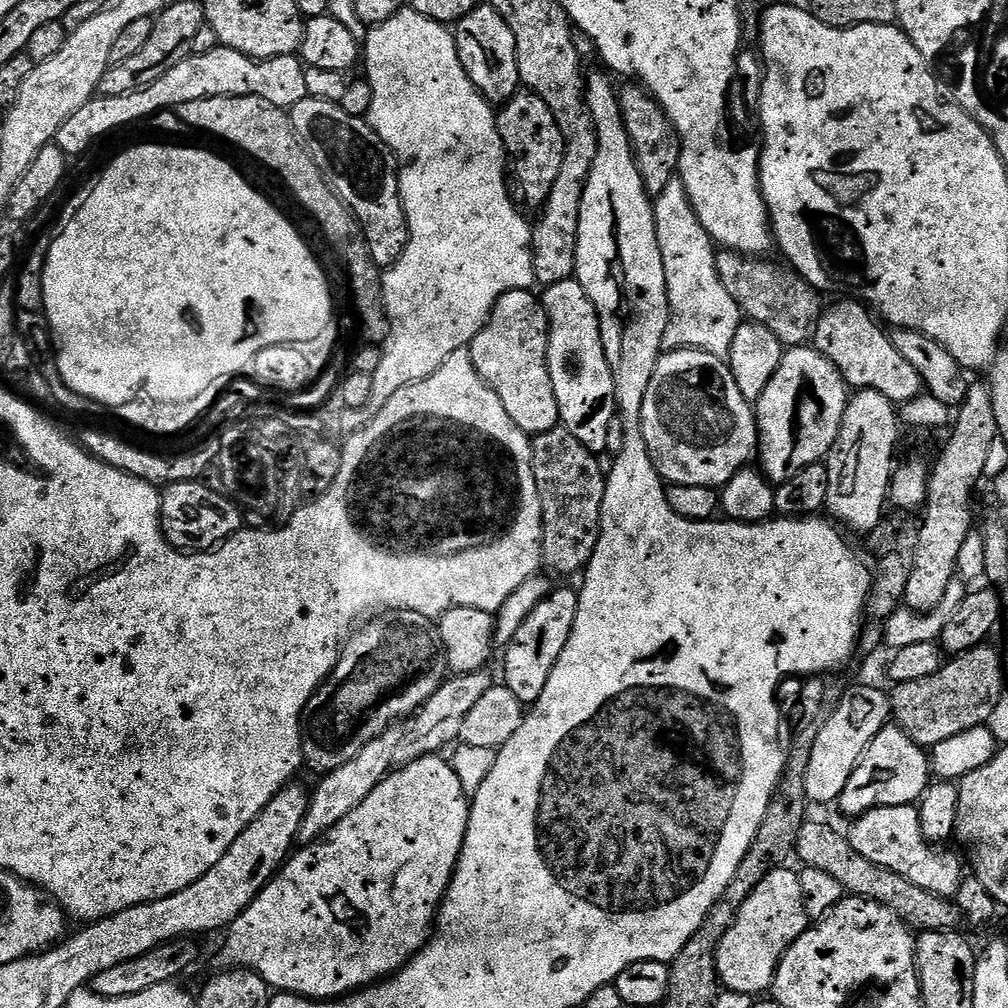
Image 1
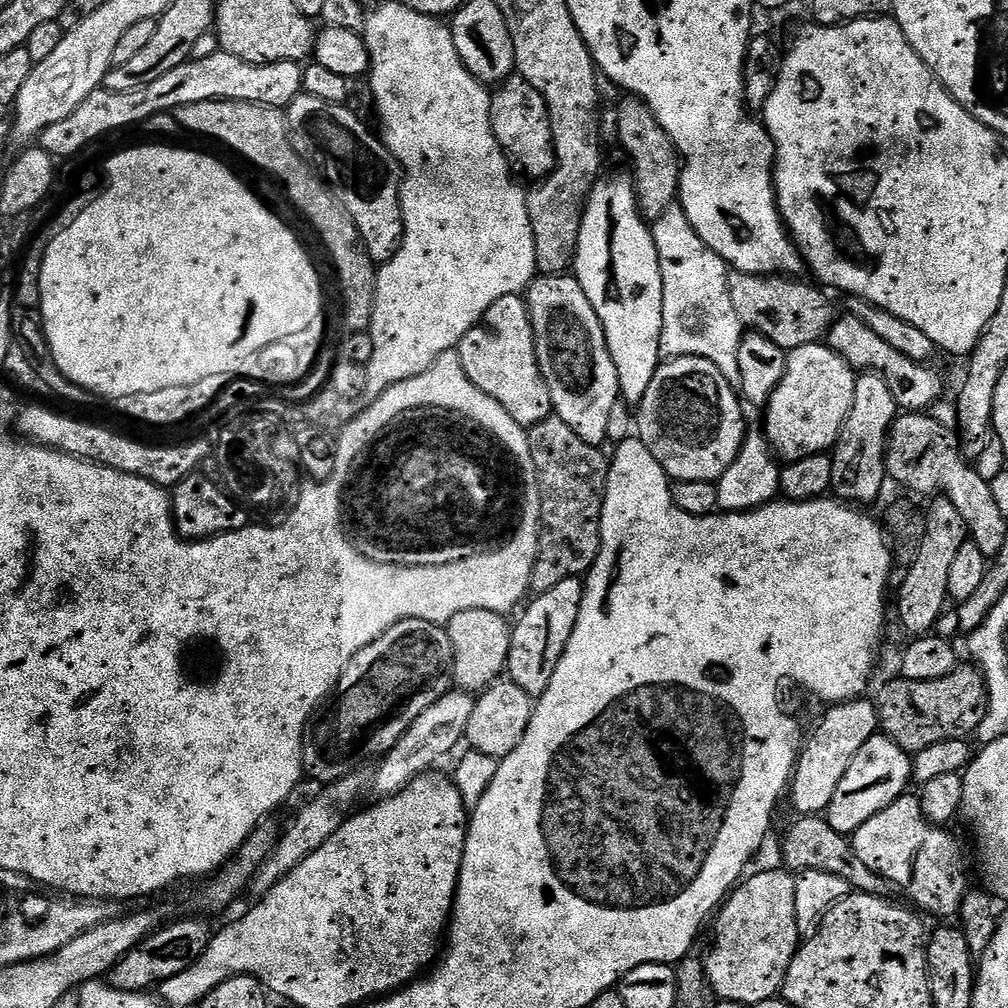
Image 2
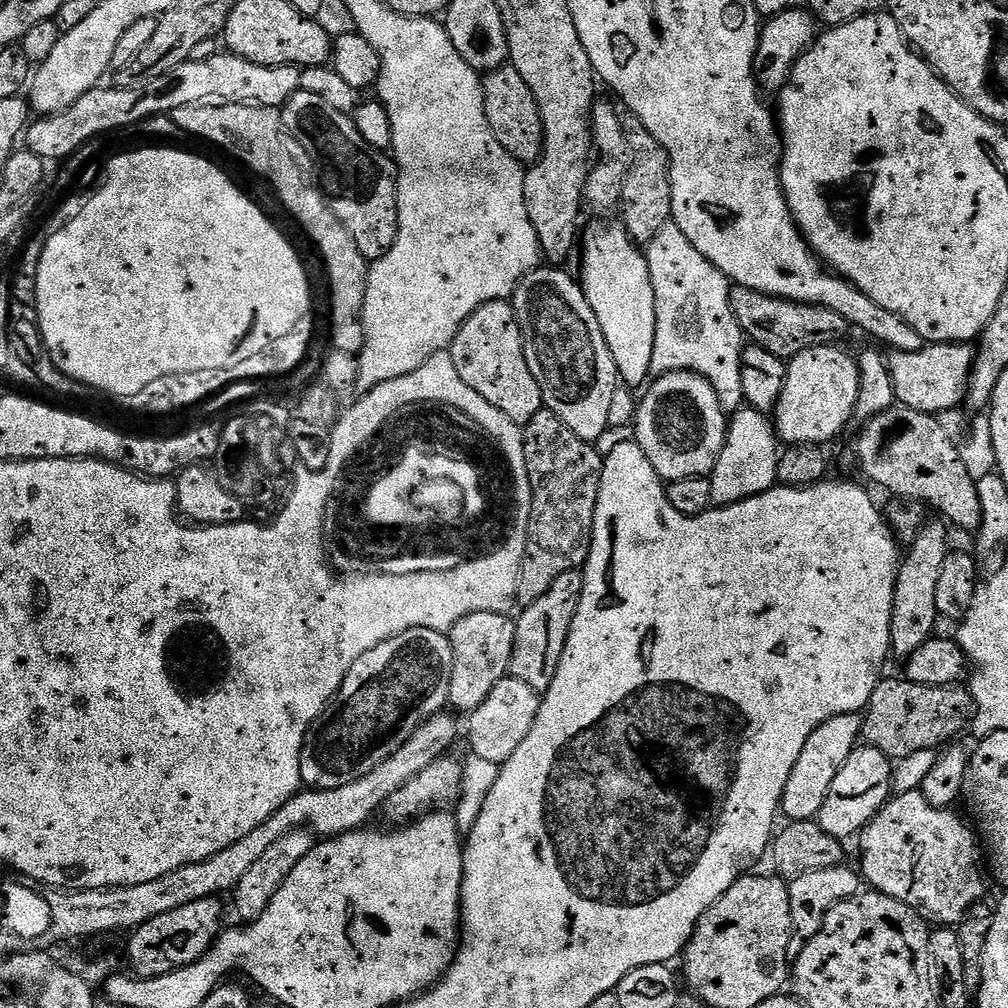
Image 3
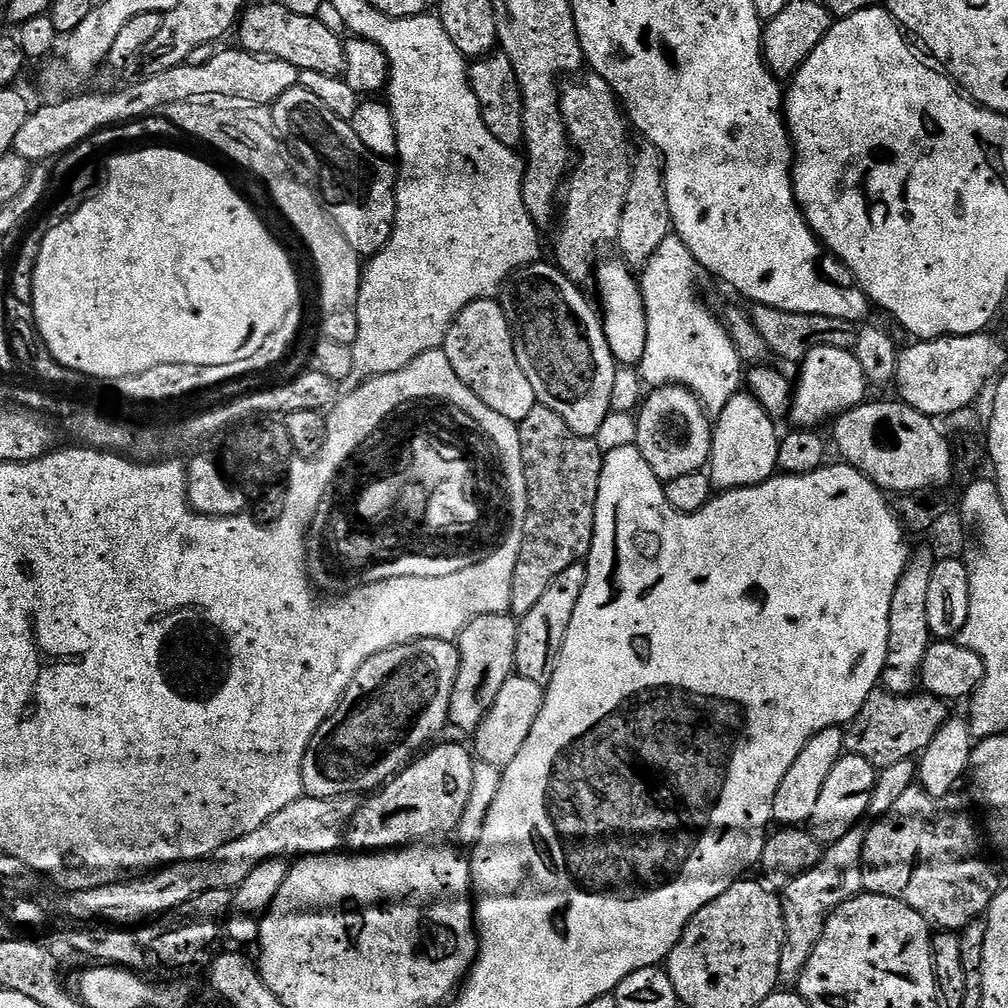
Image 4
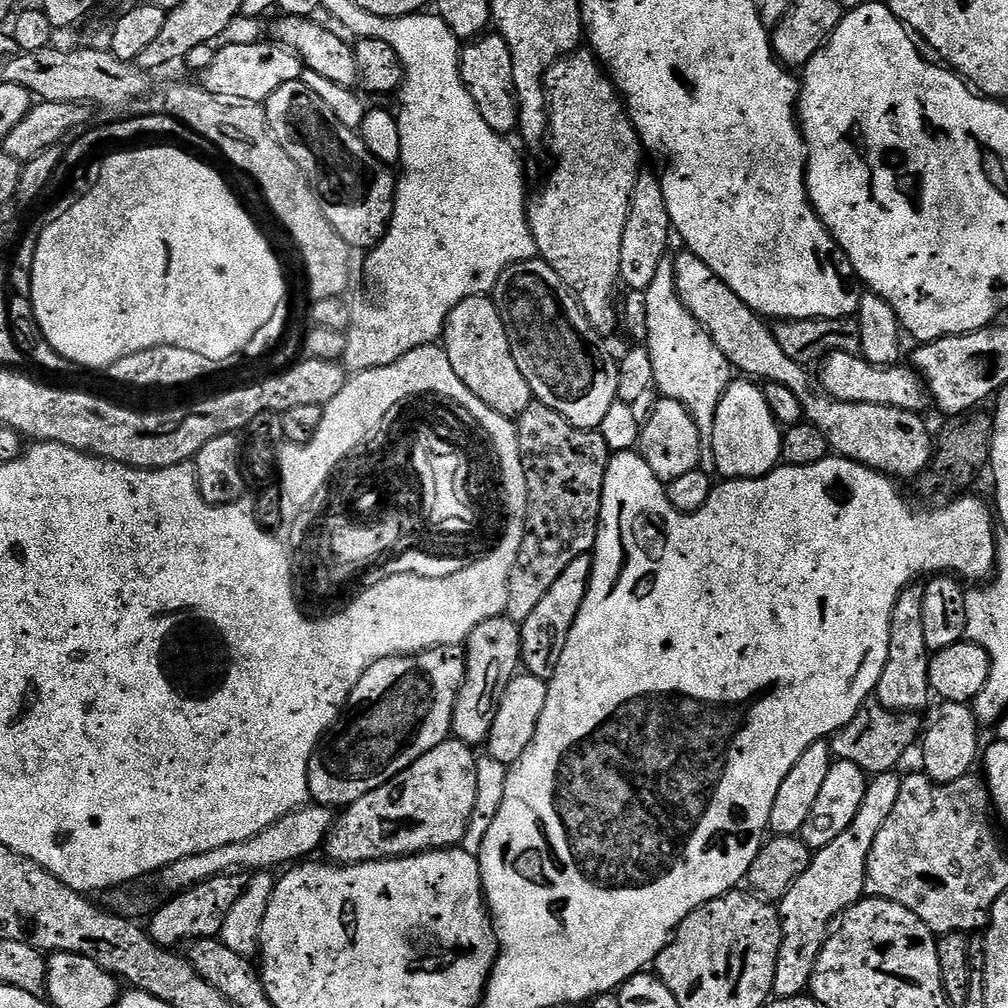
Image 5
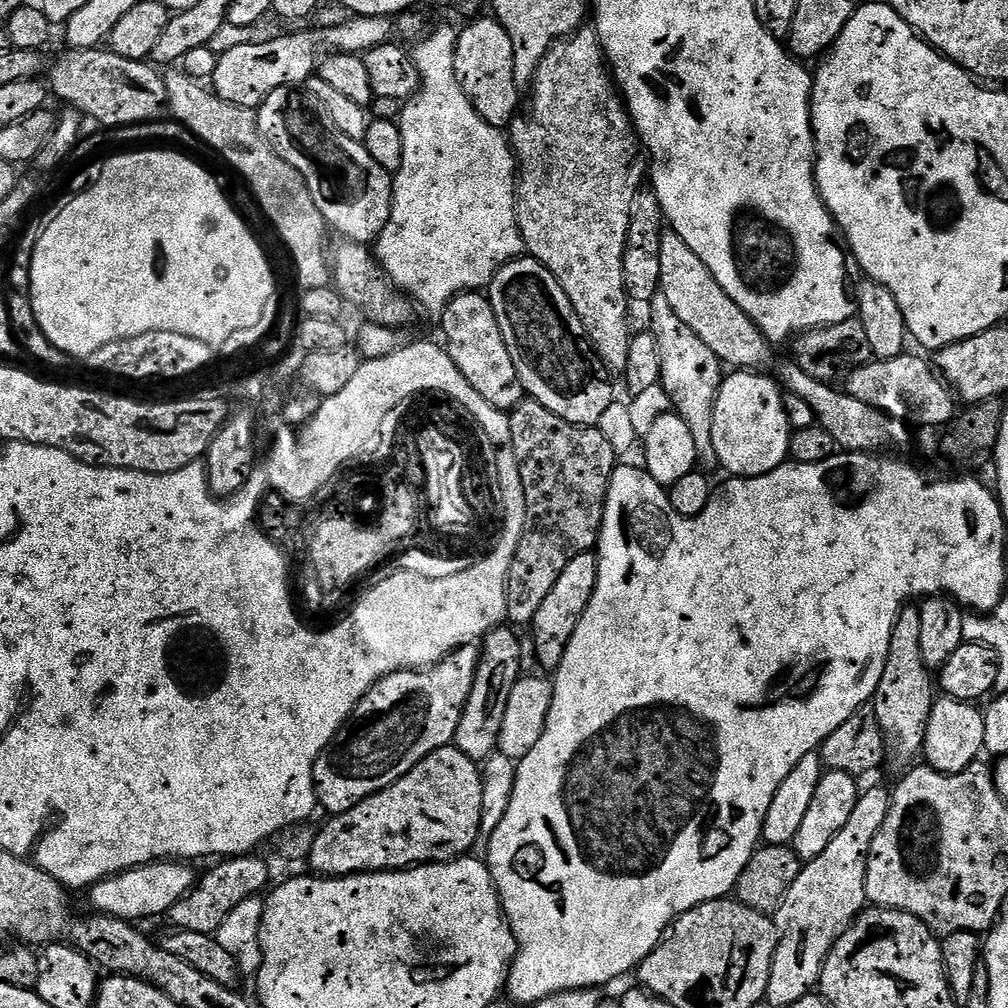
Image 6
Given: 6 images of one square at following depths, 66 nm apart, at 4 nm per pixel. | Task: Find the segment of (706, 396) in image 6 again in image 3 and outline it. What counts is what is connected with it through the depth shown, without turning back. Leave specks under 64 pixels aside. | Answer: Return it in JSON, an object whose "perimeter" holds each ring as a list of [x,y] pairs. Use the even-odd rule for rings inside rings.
{"perimeter":[[[669,222],[658,230],[653,240],[646,245],[646,255],[648,257],[648,269],[650,270],[650,282],[654,286],[654,314],[656,315],[652,372],[656,376],[665,376],[668,372],[696,372],[702,378],[706,378],[710,382],[710,386],[714,386],[714,390],[725,410],[737,411],[745,403],[742,394],[742,354],[746,347],[746,334],[740,329],[738,312],[732,309],[732,296],[728,293],[728,288],[730,289],[728,277],[722,274],[722,270],[718,270],[718,266],[714,266],[714,262],[710,262],[702,254],[698,254],[698,250],[694,250],[694,242],[690,242],[690,238],[686,234],[682,234],[682,230],[675,222]]]}

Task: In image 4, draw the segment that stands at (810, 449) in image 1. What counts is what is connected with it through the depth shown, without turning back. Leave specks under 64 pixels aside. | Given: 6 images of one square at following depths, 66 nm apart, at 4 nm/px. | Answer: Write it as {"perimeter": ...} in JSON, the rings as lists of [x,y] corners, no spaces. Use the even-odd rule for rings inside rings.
{"perimeter":[[[827,344],[810,350],[799,368],[800,381],[797,379],[794,384],[790,417],[797,428],[816,428],[823,420],[831,421],[869,399],[870,385],[866,374],[862,374],[862,366],[858,366],[855,351]]]}

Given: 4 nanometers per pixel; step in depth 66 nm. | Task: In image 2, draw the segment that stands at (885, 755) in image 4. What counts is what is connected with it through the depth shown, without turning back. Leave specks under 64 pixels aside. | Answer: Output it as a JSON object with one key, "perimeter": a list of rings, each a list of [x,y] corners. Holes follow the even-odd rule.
{"perimeter":[[[957,666],[946,678],[934,678],[934,682],[914,682],[895,678],[880,688],[880,697],[875,697],[876,712],[880,716],[879,731],[889,736],[904,752],[915,754],[947,740],[963,741],[979,729],[988,709],[988,692],[984,688],[984,675],[975,666]]]}

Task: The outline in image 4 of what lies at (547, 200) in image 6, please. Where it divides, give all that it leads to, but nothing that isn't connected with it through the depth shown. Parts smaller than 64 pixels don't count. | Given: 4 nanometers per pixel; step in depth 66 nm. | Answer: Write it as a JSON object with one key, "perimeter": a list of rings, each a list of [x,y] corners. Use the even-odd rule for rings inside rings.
{"perimeter":[[[587,75],[569,79],[560,93],[564,125],[568,127],[568,139],[578,159],[562,192],[562,207],[558,212],[560,233],[556,236],[554,257],[556,267],[581,286],[593,279],[598,264],[596,255],[607,244],[617,243],[634,157],[634,148],[628,145],[630,124],[616,92],[601,76]]]}

